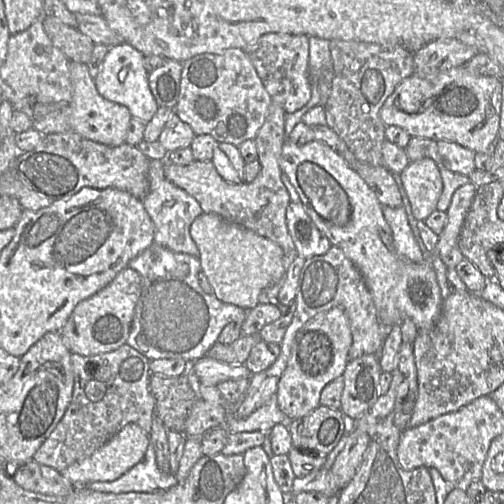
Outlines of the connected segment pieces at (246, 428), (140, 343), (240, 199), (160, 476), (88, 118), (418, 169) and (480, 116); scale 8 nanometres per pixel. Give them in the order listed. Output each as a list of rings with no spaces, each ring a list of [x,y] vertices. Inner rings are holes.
[[[275,397],[264,404],[248,417],[235,418],[227,407],[225,428],[228,433],[260,431],[268,433],[277,424],[287,424],[289,418],[279,408]]]
[[[153,242],[127,267],[140,274],[142,289],[126,343],[150,361],[178,358],[192,364],[218,342],[227,324],[242,324],[246,319],[249,310],[224,303],[214,293],[204,292],[198,280],[201,271],[199,257],[174,252]]]
[[[271,102],[265,121],[254,139],[257,146],[260,170],[255,179],[249,183],[234,184],[225,181],[217,172],[211,160],[195,160],[188,165],[182,166],[167,159],[164,166],[166,179],[194,197],[199,202],[204,213],[217,214],[221,218],[252,230],[280,246],[283,251],[284,274],[274,285],[265,288],[260,293],[259,304],[275,302],[285,281],[287,271],[298,255],[287,227],[286,210],[291,200],[288,190],[281,180],[283,172],[279,164],[285,142],[285,115],[286,112],[280,105]]]
[[[149,444],[142,460],[121,477],[113,481],[91,482],[85,487],[101,493],[153,493],[167,490],[177,483],[176,475],[158,468],[154,447]]]
[[[69,61],[69,71],[72,83],[72,100],[69,103],[68,119],[70,130],[86,139],[108,146],[119,146],[126,143],[128,127],[132,119],[129,109],[100,95],[87,64]]]
[[[431,158],[409,162],[399,177],[413,216],[424,222],[437,210],[437,203],[443,190],[443,181],[437,164]]]
[[[464,65],[434,77],[421,78],[412,74],[396,86],[379,115],[386,126],[398,126],[411,137],[452,142],[475,153],[492,152],[499,139],[502,90],[499,78],[473,75]]]

